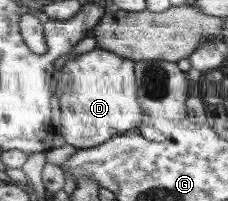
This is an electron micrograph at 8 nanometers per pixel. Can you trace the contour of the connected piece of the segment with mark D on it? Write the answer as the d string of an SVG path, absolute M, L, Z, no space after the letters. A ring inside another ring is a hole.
M95 47L60 68L63 94L58 98L60 108L59 134L69 146L86 149L135 129L141 120L141 110L135 100L133 61L114 52Z

